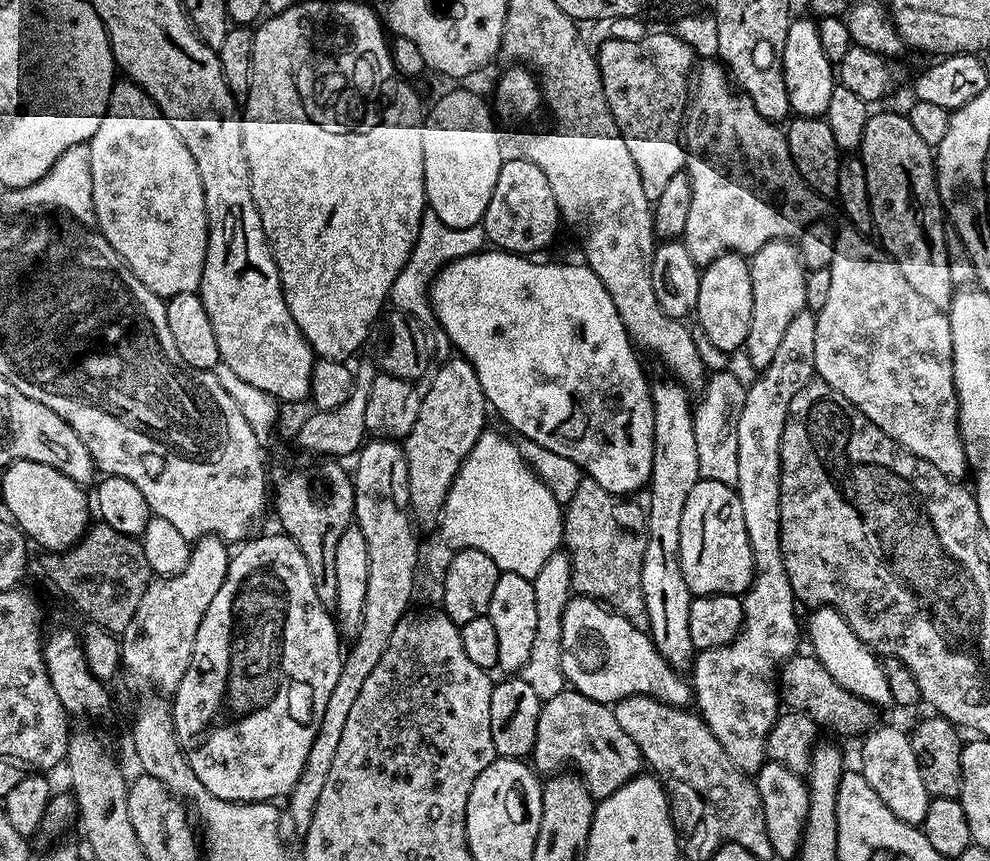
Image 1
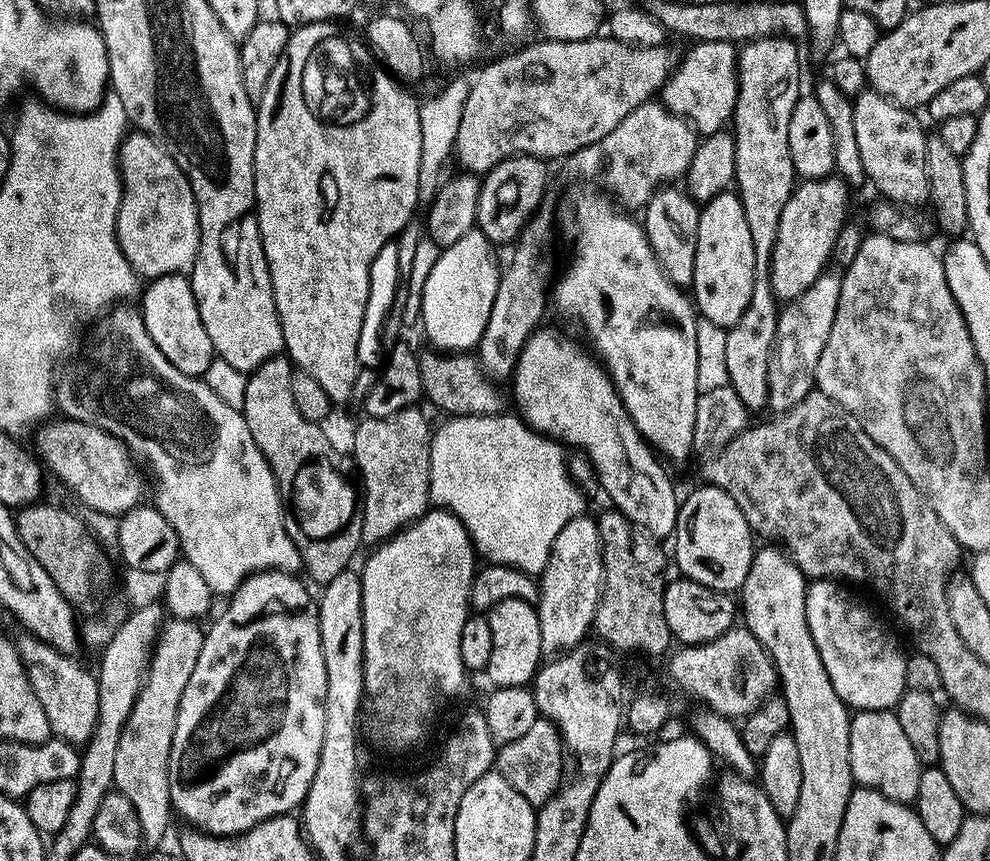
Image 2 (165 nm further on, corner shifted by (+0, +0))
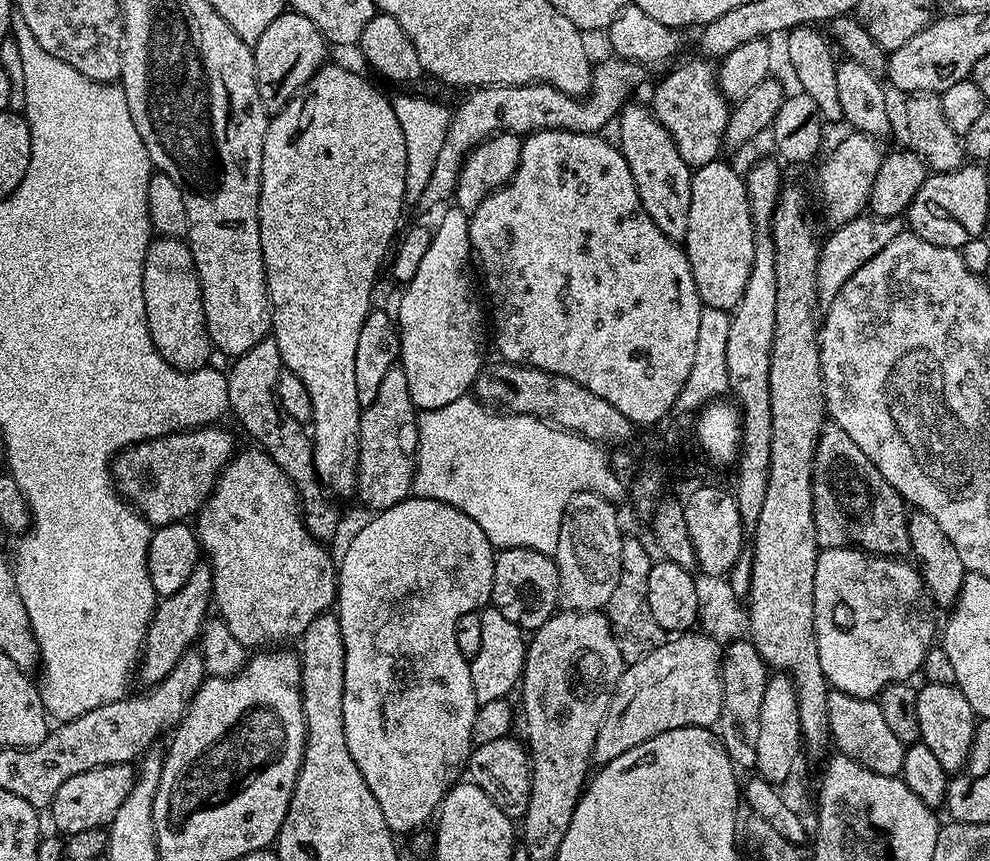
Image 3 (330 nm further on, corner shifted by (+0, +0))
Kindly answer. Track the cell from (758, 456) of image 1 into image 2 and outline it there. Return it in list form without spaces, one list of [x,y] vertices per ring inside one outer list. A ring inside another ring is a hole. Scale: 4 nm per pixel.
[[[825,271],[807,290],[802,290],[798,298],[787,301],[779,309],[780,317],[768,367],[768,408],[773,413],[788,412],[816,388],[818,358],[822,358],[826,338],[830,338],[830,326],[834,326],[840,281],[841,277],[835,271]]]

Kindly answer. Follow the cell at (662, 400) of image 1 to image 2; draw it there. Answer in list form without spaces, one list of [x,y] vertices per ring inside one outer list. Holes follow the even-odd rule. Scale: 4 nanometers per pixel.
[[[592,186],[580,187],[584,188],[570,193],[564,200],[564,209],[558,212],[559,223],[561,220],[572,235],[572,261],[561,274],[560,281],[557,284],[555,281],[551,303],[556,303],[562,315],[573,316],[584,327],[592,343],[591,351],[612,379],[612,385],[616,387],[628,417],[640,435],[665,461],[684,460],[696,448],[694,422],[698,395],[698,347],[695,324],[698,313],[689,293],[666,278],[662,266],[654,258],[643,223],[639,219],[631,220],[628,217],[631,215],[618,210],[611,195]]]

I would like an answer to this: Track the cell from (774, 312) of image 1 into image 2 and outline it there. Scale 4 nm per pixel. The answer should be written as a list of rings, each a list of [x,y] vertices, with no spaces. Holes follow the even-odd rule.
[[[835,174],[800,182],[793,188],[786,206],[782,206],[778,238],[768,267],[768,281],[777,301],[798,298],[802,290],[807,290],[819,276],[824,275],[832,259],[834,238],[838,238],[838,230],[846,222],[848,192],[849,185]]]

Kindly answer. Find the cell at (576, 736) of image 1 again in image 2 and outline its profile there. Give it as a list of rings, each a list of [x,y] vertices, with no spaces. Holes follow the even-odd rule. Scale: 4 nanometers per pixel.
[[[546,719],[536,720],[522,738],[514,738],[514,742],[497,747],[494,768],[510,786],[514,786],[514,790],[518,790],[518,794],[522,794],[522,798],[526,798],[526,802],[534,806],[546,803],[566,776],[566,749],[559,730]]]

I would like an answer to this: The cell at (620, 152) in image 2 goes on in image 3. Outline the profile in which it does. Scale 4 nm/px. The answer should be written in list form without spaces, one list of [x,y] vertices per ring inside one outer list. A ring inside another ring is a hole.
[[[695,58],[680,64],[652,92],[650,107],[660,125],[676,137],[678,154],[695,170],[706,166],[721,155],[730,113],[729,101],[724,99],[716,83],[717,69],[707,59]]]

